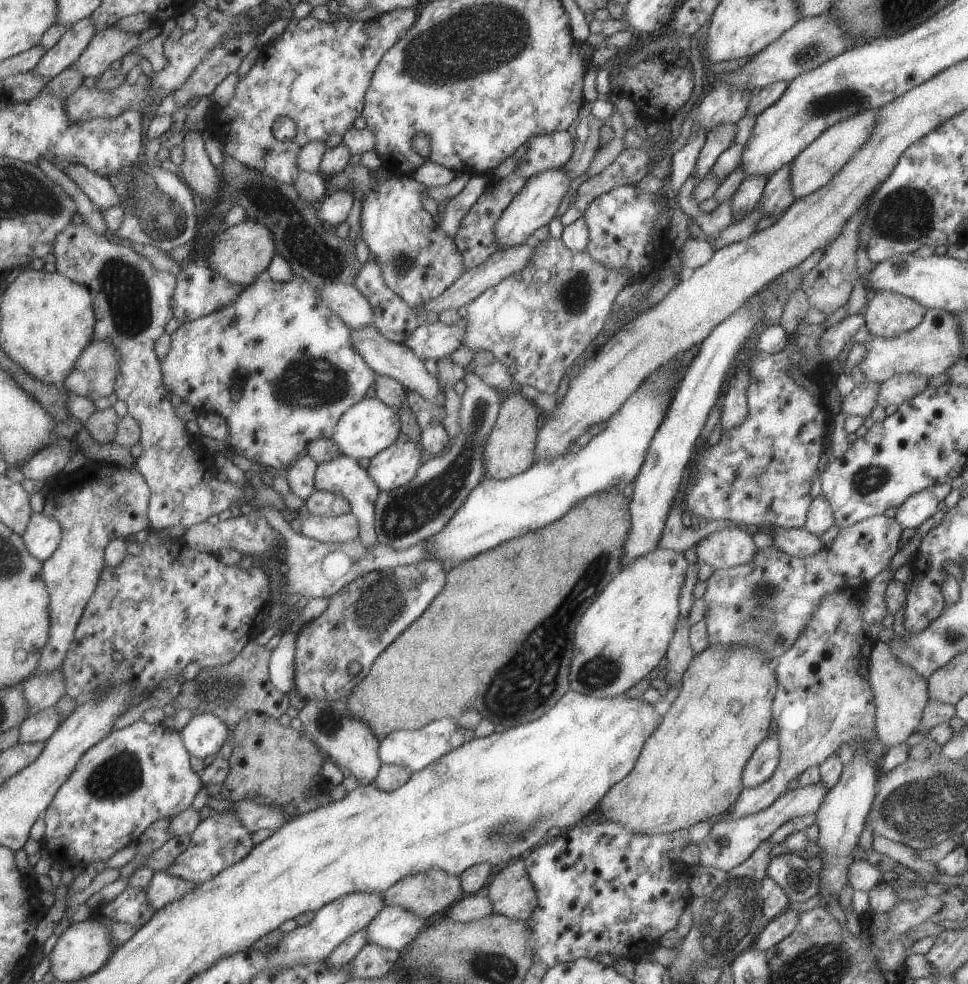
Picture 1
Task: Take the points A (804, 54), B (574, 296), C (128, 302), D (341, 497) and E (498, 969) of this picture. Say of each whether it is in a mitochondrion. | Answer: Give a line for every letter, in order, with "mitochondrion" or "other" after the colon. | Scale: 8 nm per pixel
A: mitochondrion
B: mitochondrion
C: mitochondrion
D: other
E: mitochondrion

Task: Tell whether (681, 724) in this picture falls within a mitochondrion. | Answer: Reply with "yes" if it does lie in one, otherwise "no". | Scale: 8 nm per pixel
no

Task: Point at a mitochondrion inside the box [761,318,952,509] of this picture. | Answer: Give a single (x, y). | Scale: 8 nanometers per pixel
(868, 480)

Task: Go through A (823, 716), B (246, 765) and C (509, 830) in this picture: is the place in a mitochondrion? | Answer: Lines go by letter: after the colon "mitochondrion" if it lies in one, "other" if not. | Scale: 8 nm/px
A: mitochondrion
B: other
C: mitochondrion

